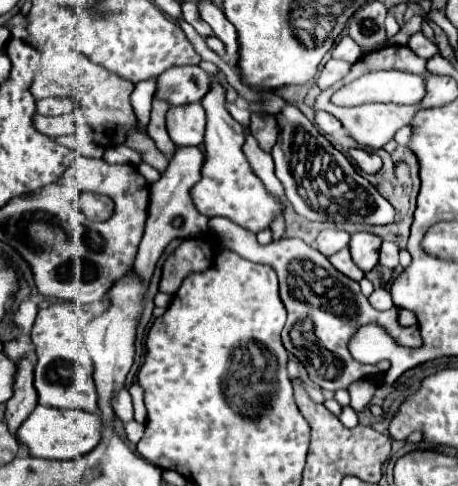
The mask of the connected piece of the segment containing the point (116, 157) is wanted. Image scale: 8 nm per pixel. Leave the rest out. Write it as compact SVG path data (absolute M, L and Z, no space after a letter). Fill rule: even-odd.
M124 144L120 146L114 146L114 148L108 148L104 152L104 160L110 162L110 164L118 164L118 162L124 162L124 164L132 164L132 166L138 166L142 160L140 160L140 154Z

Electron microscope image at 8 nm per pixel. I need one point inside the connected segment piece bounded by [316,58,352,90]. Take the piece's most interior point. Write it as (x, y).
(334, 70)

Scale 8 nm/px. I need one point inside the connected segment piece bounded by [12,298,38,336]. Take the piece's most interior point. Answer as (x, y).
(24, 318)

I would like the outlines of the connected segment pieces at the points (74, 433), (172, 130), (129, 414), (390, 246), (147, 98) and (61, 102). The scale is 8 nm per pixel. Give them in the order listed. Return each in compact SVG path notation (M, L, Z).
M36 406L32 414L16 432L18 442L26 448L28 456L48 460L70 460L88 454L100 442L100 416L84 410L58 410Z
M200 102L186 106L172 106L166 114L170 140L176 146L200 146L204 142L206 114Z
M122 388L122 390L118 392L118 398L116 398L116 402L112 404L112 408L114 408L116 416L118 416L122 422L130 422L130 420L134 420L132 400L130 400L130 394L128 394L126 388Z
M382 242L380 264L386 268L394 268L398 264L398 246L394 242Z
M156 80L140 82L140 84L136 84L136 88L134 88L134 92L132 92L132 106L134 106L136 118L140 120L144 126L148 124L148 116L150 116L154 84L156 84Z
M46 98L46 100L38 100L36 102L36 110L40 114L68 114L74 110L74 102L70 98Z

